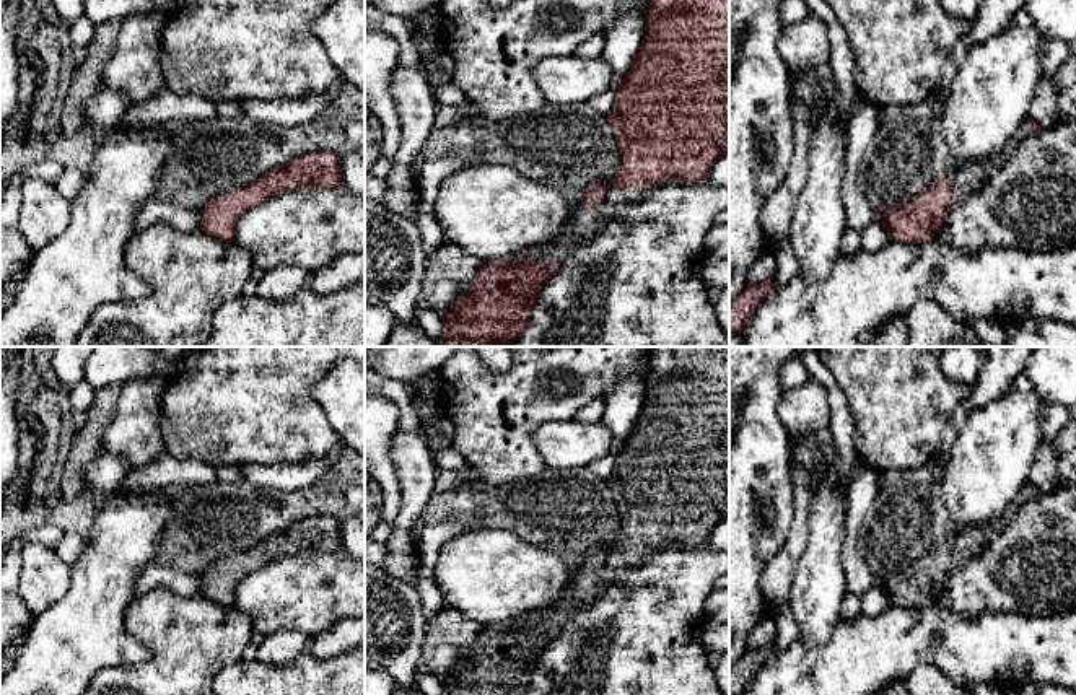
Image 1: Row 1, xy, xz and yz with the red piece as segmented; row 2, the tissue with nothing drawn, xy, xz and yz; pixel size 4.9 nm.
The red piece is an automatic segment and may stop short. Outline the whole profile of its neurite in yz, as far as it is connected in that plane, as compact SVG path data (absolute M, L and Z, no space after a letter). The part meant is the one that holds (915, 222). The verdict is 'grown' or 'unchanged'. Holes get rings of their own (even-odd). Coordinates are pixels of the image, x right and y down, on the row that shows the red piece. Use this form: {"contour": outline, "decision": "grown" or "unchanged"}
{"contour": "M991 161L957 163L905 205L882 207L876 216L892 241L918 244L933 239L954 203L977 190L995 171Z", "decision": "grown"}

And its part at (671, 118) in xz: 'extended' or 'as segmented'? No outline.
extended

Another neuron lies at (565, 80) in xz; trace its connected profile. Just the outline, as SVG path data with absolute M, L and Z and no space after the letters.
M552 55L537 62L532 76L545 101L553 106L576 106L612 90L612 68L601 57Z

